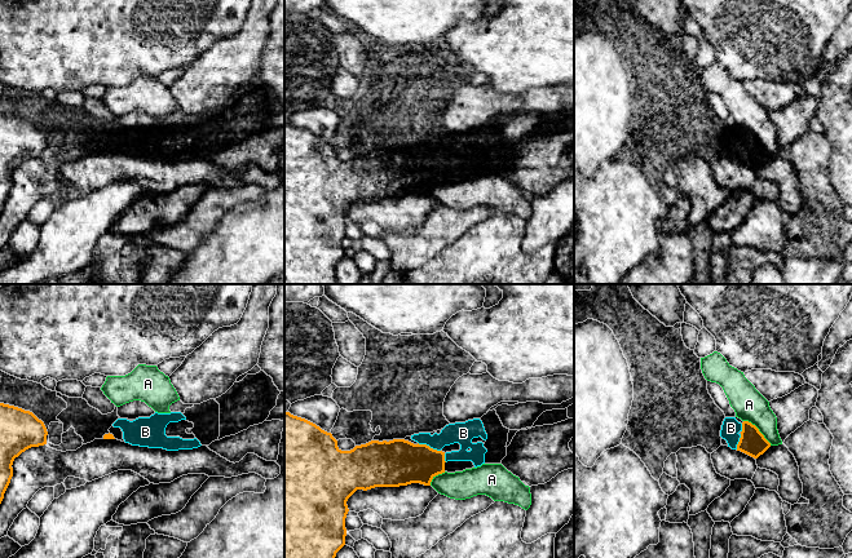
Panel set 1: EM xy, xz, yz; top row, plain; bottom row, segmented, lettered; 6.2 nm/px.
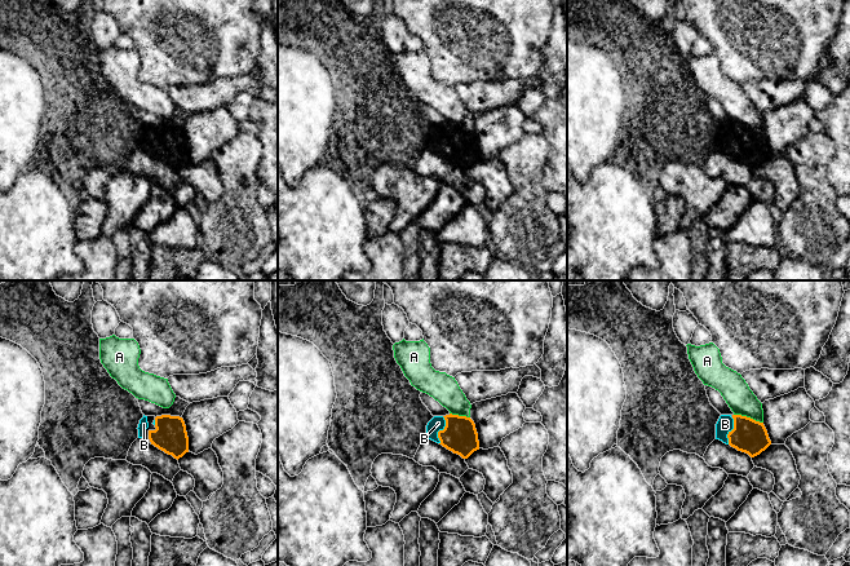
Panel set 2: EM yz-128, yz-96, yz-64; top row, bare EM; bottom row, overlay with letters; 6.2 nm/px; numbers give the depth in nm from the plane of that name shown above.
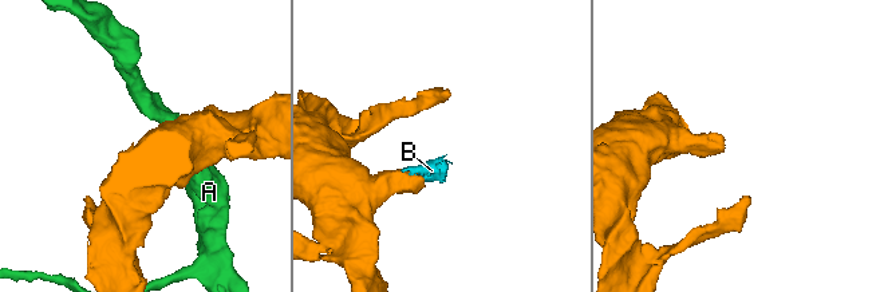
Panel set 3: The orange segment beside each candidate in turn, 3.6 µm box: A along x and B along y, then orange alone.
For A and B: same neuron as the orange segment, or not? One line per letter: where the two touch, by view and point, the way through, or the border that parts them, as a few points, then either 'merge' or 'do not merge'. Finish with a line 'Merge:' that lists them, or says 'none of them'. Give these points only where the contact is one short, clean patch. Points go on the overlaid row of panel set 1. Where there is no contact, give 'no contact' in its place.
A: meets orange in yz at (758, 430); do not merge
B: meets orange in xz at (428, 446); runs through xz (397, 463), (411, 463), (428, 446), (451, 433), (463, 433); merge
Merge: B

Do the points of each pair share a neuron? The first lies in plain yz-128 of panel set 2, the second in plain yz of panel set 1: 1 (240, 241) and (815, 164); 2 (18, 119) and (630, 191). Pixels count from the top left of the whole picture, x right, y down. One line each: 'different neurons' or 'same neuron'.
1: same neuron
2: different neurons

